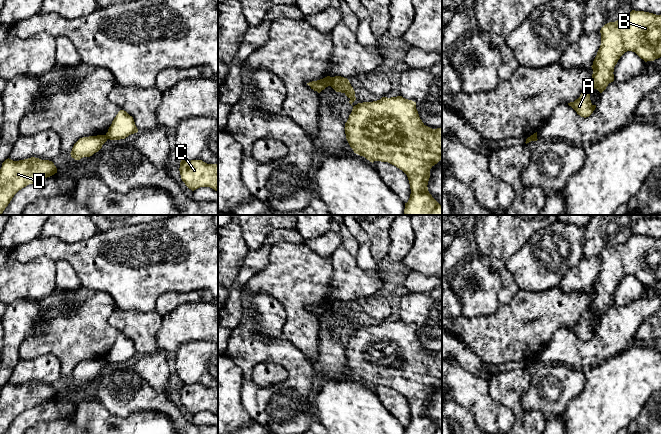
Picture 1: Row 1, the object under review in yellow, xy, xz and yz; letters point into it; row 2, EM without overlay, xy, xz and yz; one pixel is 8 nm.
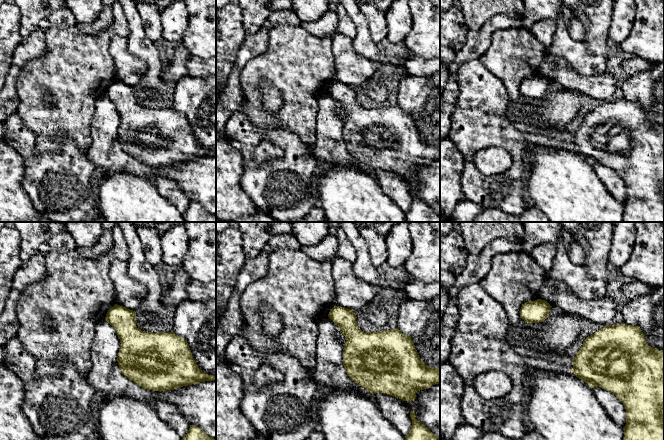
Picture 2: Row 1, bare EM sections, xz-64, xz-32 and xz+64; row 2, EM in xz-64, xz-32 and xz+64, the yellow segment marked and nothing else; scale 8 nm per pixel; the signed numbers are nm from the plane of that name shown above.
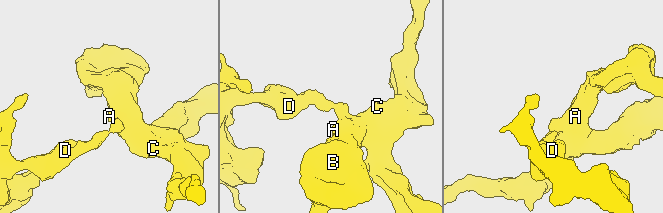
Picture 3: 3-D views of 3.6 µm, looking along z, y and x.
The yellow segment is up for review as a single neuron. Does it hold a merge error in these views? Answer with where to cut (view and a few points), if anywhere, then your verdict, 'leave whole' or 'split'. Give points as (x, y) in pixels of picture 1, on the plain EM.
xz (332, 301), (330, 309) | split

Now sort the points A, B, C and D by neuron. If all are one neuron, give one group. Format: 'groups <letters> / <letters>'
groups A B C / D

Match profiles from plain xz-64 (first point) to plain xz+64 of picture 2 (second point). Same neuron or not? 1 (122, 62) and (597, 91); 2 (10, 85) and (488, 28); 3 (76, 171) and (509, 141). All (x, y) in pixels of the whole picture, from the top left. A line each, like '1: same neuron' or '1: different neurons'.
1: different neurons
2: same neuron
3: same neuron

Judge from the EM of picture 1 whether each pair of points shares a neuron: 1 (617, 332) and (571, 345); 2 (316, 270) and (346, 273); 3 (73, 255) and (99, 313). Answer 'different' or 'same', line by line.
1: same
2: different
3: different

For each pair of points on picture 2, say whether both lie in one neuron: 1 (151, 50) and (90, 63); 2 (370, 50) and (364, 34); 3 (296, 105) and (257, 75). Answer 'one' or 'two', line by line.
1: two
2: one
3: one

